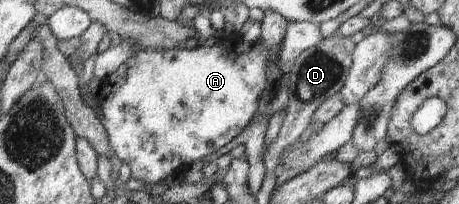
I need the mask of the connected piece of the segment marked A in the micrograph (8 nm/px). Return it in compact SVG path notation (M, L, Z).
M311 21L288 23L285 37L281 43L279 59L271 59L271 53L261 45L257 39L251 44L253 55L235 53L233 63L229 49L221 44L203 45L193 44L173 49L143 49L129 56L129 59L115 71L100 81L100 88L96 94L96 103L103 111L102 124L106 129L111 149L122 163L131 168L133 179L144 183L163 182L169 175L177 174L186 165L199 162L201 157L211 155L237 139L245 127L251 123L263 93L268 88L269 63L273 61L279 73L285 74L303 50L315 47L323 41L320 24Z

